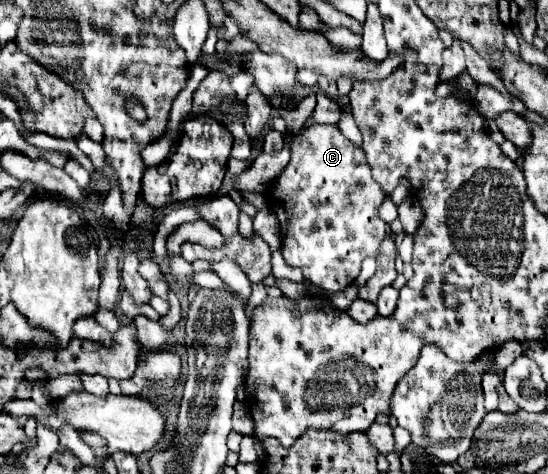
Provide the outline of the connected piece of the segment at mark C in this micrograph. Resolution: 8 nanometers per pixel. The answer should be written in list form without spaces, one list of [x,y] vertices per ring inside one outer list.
[[[310,125],[305,132],[296,136],[291,155],[290,164],[280,172],[266,192],[270,200],[268,204],[274,204],[274,214],[280,220],[282,256],[290,266],[300,268],[310,284],[326,292],[340,292],[358,278],[362,260],[378,254],[380,242],[386,234],[386,224],[378,218],[378,208],[386,194],[372,178],[362,148],[352,144],[338,126]]]

